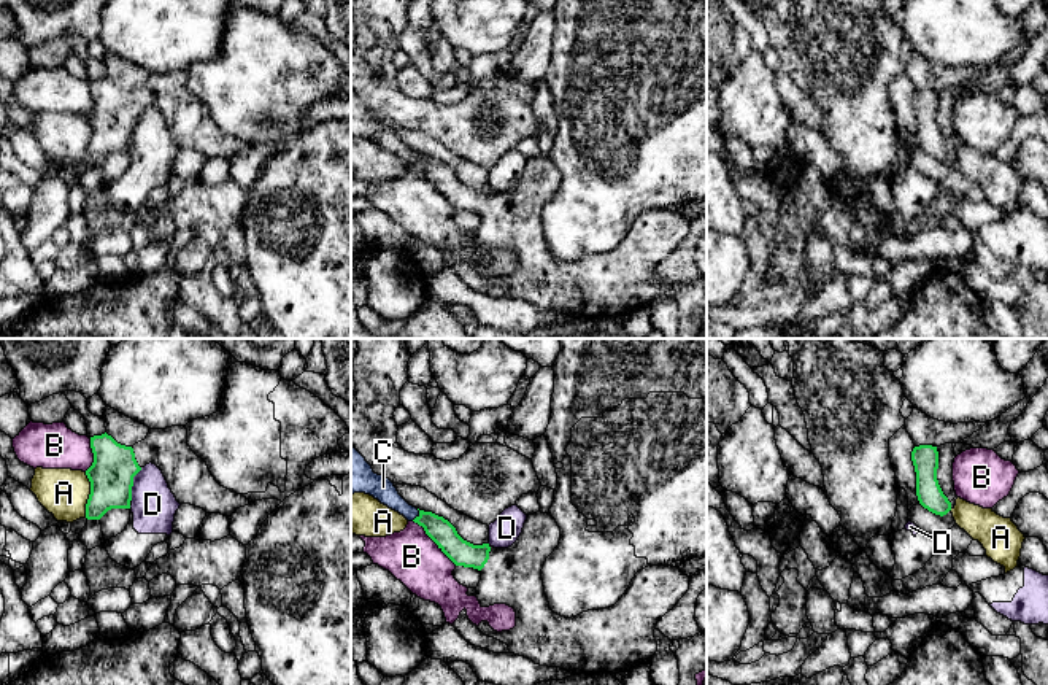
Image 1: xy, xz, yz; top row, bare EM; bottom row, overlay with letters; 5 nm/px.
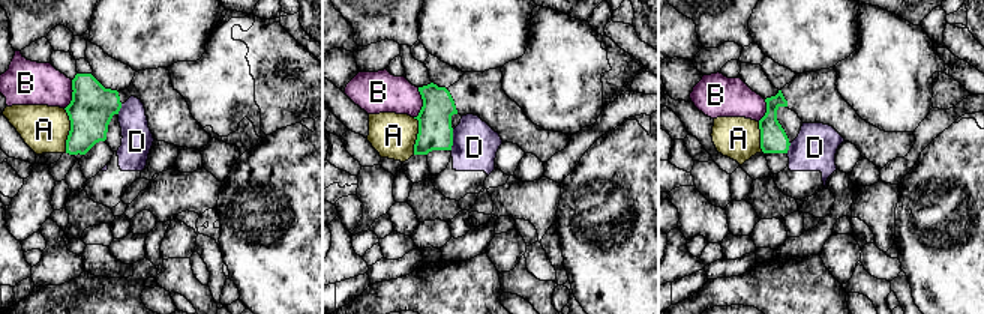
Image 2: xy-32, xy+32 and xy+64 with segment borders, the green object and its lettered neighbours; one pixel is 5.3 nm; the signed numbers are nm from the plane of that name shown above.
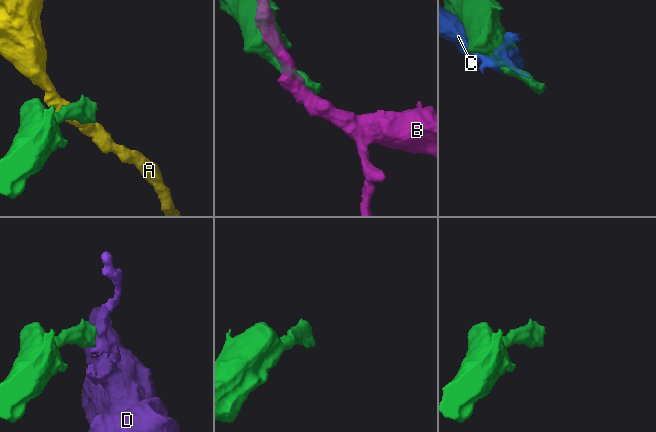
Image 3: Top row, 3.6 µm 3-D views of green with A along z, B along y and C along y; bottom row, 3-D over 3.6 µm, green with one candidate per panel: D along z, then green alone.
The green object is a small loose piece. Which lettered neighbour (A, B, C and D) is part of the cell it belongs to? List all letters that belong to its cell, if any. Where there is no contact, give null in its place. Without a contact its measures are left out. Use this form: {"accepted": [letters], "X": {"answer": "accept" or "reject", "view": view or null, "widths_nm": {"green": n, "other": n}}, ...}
{"accepted": [], "A": {"answer": "reject", "view": "xy", "widths_nm": {"green": 220, "other": 240}}, "B": {"answer": "reject", "view": "xz", "widths_nm": {"green": 130, "other": 280}}, "C": {"answer": "reject", "view": "xz", "widths_nm": {"green": 120, "other": 120}}, "D": {"answer": "reject", "view": "xy", "widths_nm": {"green": 220, "other": 220}}}

